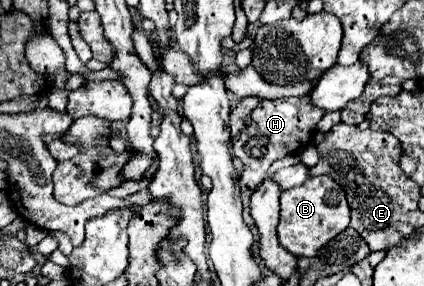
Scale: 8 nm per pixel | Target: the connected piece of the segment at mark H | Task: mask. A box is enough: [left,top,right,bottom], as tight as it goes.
[232,96,324,220]

